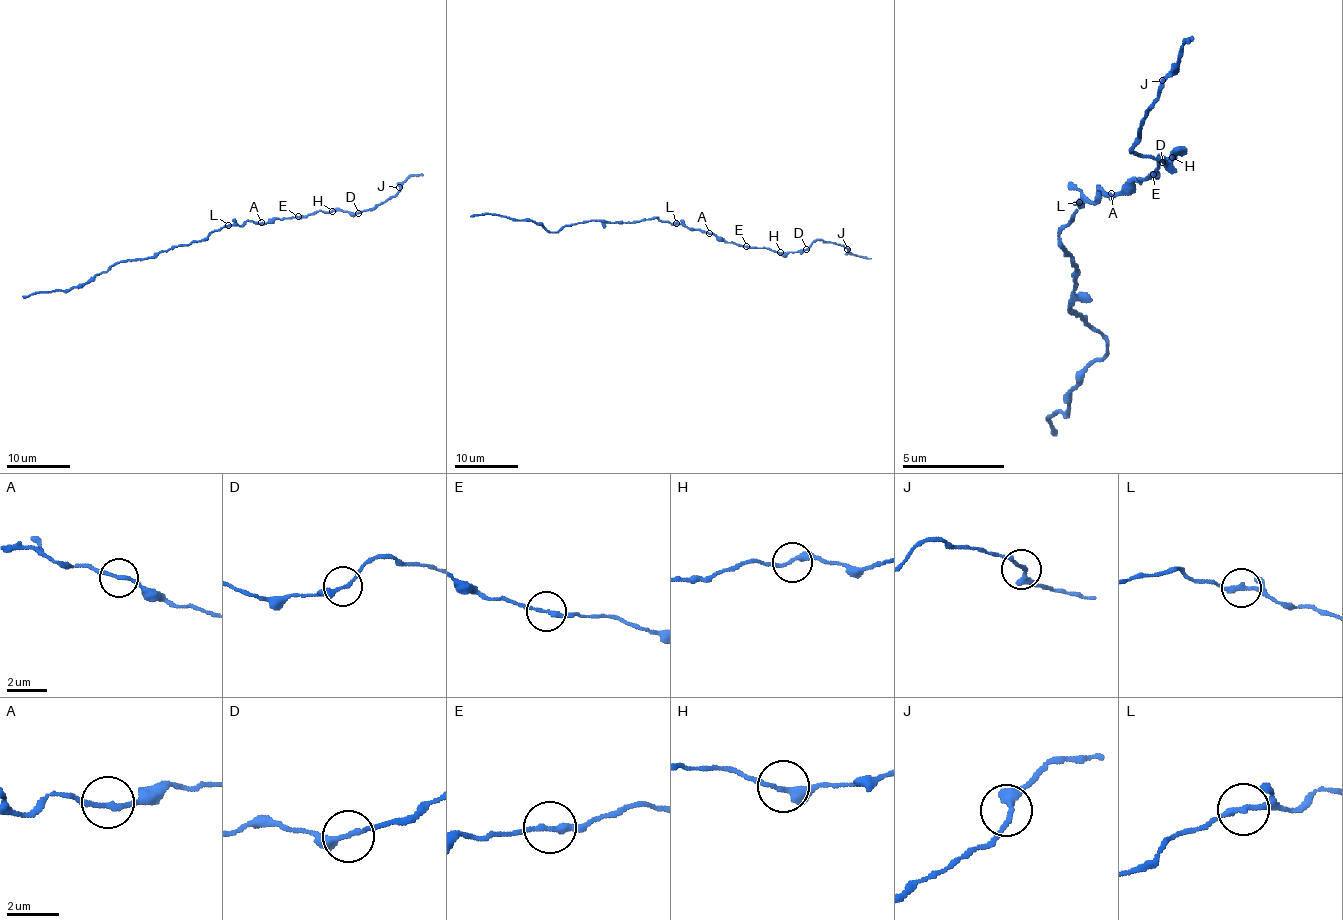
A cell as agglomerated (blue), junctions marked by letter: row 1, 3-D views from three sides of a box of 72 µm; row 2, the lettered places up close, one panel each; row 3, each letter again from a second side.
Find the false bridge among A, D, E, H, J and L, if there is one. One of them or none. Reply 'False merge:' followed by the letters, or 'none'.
False merge: none

